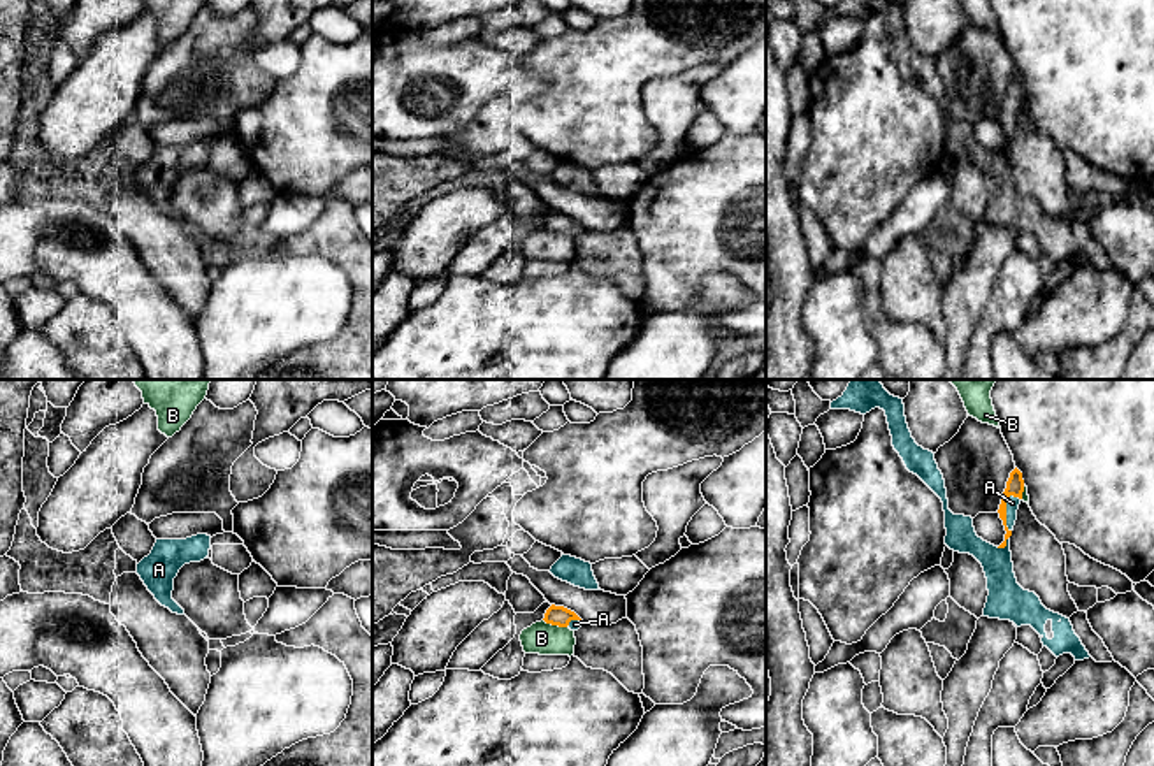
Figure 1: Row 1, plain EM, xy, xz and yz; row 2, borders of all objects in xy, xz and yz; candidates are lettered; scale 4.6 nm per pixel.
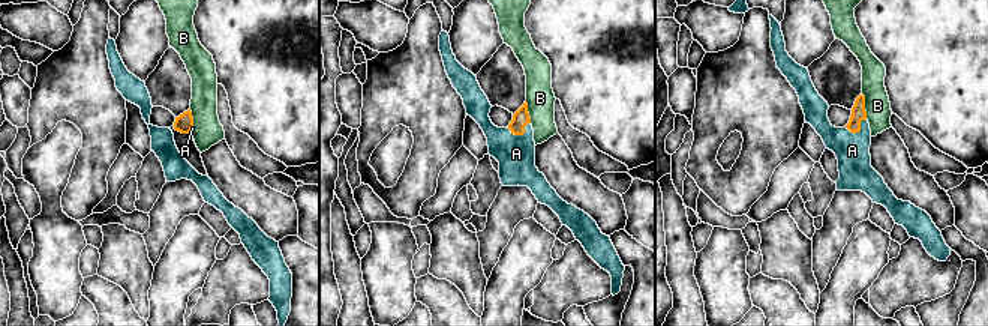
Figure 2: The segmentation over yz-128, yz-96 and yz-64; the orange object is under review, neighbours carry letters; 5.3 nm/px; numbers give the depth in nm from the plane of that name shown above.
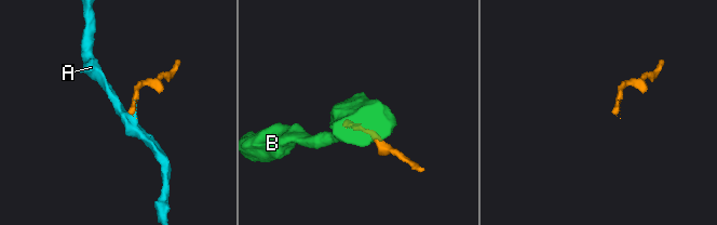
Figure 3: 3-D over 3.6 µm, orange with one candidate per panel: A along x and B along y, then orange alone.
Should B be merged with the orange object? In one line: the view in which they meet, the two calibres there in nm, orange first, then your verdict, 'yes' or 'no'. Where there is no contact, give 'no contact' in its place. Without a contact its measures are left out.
meets orange in xz; 100 nm thick on the orange side, 150 nm on the other; no

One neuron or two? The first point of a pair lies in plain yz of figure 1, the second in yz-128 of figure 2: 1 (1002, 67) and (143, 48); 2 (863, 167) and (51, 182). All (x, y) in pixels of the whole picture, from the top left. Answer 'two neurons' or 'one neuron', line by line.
1: two neurons
2: two neurons

